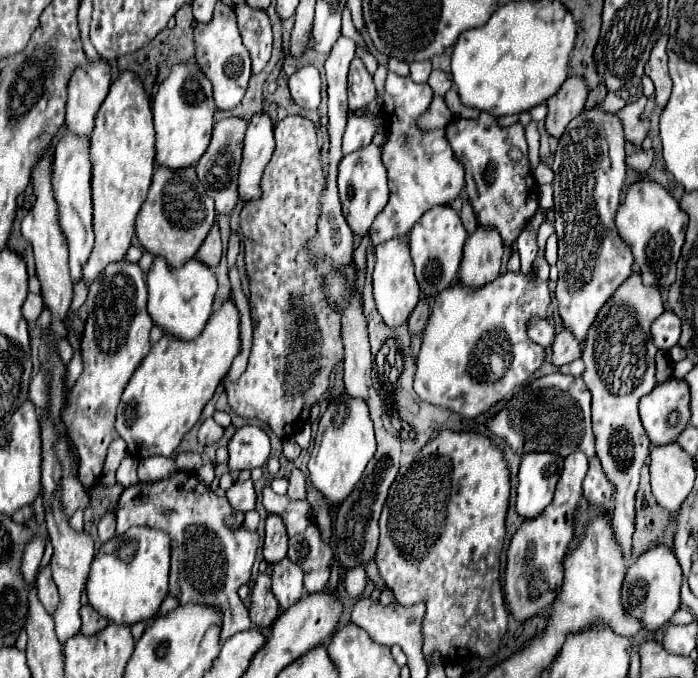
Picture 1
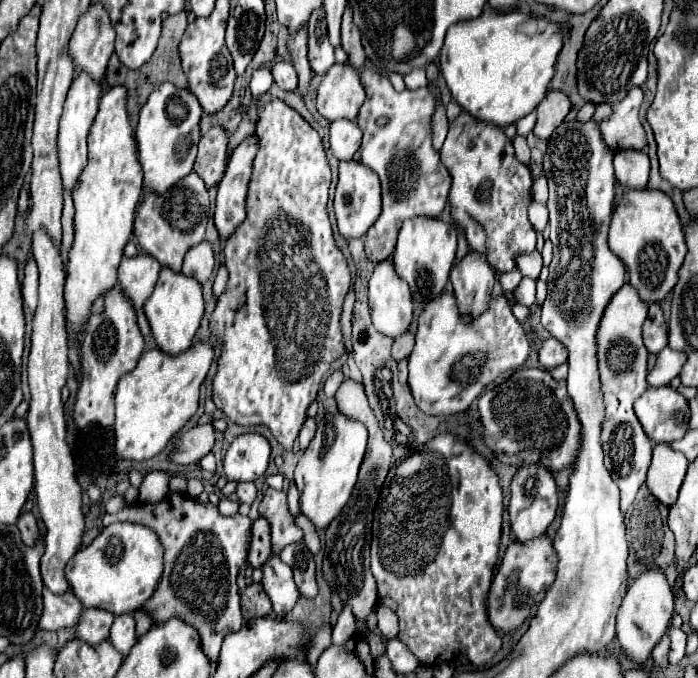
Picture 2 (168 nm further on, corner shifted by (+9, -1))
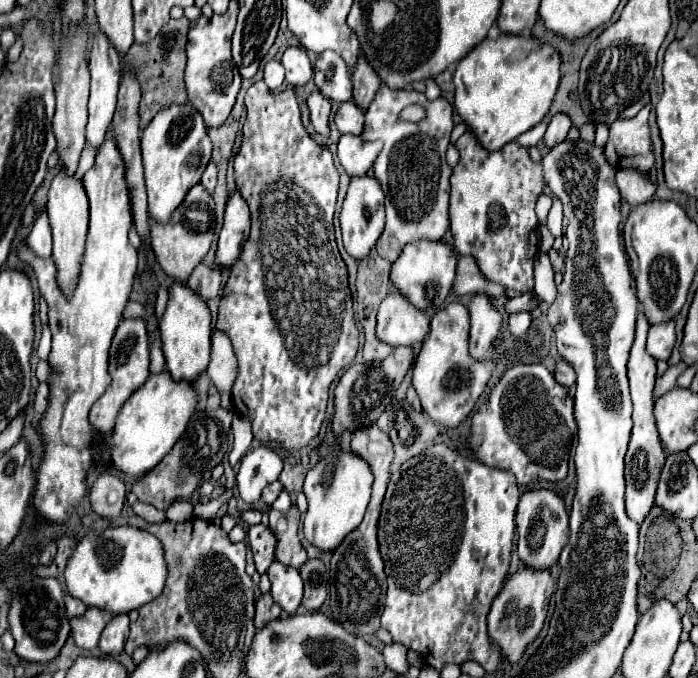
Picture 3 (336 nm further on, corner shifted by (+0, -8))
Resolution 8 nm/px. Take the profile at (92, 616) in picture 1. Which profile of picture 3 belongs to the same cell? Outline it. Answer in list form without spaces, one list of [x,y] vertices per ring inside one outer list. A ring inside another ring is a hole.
[[[127,614],[115,616],[111,622],[107,622],[107,626],[101,632],[99,652],[105,654],[105,656],[121,654],[123,646],[125,646],[125,640],[127,640],[127,632],[129,632],[129,618],[127,618]]]

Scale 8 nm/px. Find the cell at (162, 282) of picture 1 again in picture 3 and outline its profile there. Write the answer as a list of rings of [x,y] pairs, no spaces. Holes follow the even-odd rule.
[[[173,282],[169,288],[169,300],[165,314],[159,322],[163,352],[167,360],[167,370],[173,380],[189,380],[193,382],[209,364],[211,352],[211,312],[205,300],[195,296],[189,286]]]

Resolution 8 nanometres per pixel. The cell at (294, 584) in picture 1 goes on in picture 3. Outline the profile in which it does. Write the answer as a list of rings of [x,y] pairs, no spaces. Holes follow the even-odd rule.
[[[273,562],[271,568],[267,570],[267,576],[271,580],[273,600],[287,614],[295,614],[295,610],[301,606],[301,600],[303,600],[303,580],[297,568]]]

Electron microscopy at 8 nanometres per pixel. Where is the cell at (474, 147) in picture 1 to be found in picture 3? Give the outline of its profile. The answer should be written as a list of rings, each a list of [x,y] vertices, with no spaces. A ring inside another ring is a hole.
[[[467,130],[457,142],[455,142],[457,150],[459,150],[459,164],[453,168],[453,176],[451,176],[451,232],[453,232],[453,246],[459,254],[469,254],[477,260],[483,276],[491,282],[497,282],[501,286],[507,288],[507,294],[525,294],[525,292],[531,292],[533,290],[533,260],[537,258],[537,240],[533,240],[533,236],[537,234],[537,228],[539,228],[539,222],[537,222],[537,216],[535,216],[535,202],[537,202],[537,196],[541,194],[541,188],[543,188],[543,174],[541,174],[541,164],[533,162],[527,154],[527,148],[523,148],[521,144],[517,142],[509,142],[505,144],[501,150],[497,152],[487,152],[479,142],[477,142],[477,136]]]

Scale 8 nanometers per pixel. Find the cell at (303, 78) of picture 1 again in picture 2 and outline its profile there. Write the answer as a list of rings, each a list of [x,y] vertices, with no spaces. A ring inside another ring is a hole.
[[[278,61],[274,67],[272,67],[272,75],[274,75],[274,81],[280,89],[286,89],[286,91],[294,91],[298,87],[298,77],[294,73],[294,67],[292,63],[288,61]]]

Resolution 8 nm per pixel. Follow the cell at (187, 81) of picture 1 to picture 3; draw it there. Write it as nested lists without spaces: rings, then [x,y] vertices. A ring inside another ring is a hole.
[[[171,104],[155,114],[141,136],[145,186],[149,198],[149,214],[157,222],[167,222],[171,212],[183,202],[183,196],[201,180],[201,172],[211,160],[211,140],[207,126],[197,110],[189,104]]]

